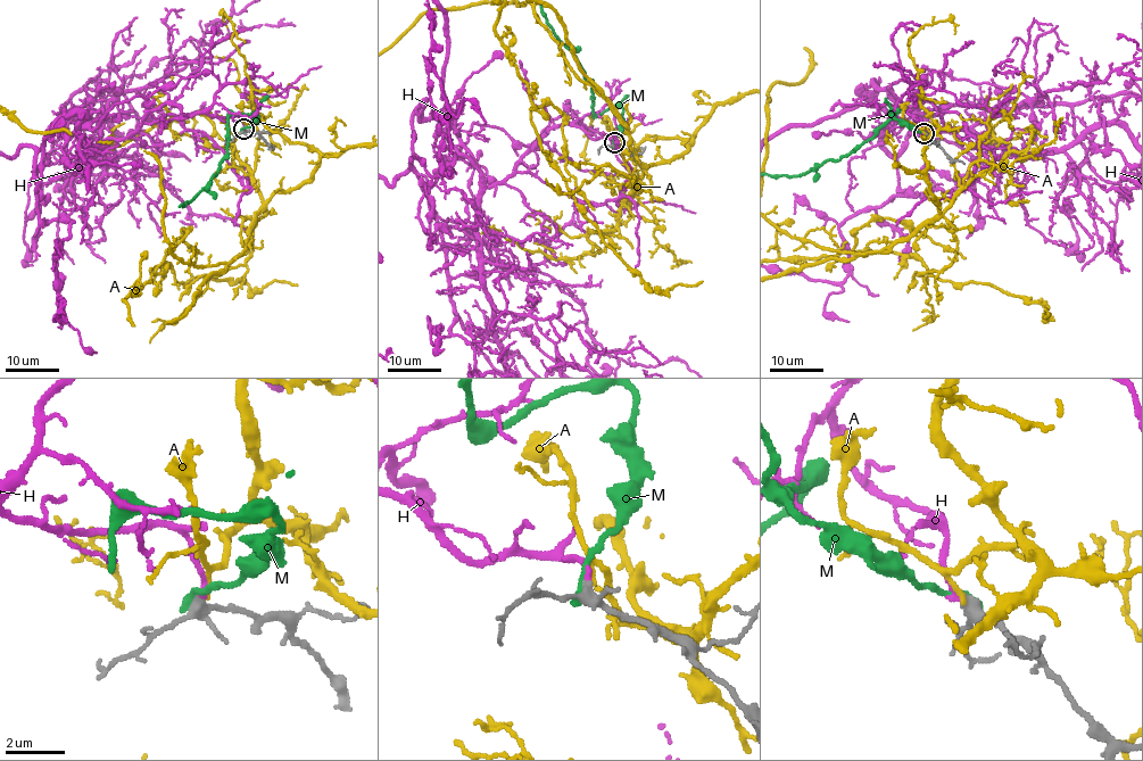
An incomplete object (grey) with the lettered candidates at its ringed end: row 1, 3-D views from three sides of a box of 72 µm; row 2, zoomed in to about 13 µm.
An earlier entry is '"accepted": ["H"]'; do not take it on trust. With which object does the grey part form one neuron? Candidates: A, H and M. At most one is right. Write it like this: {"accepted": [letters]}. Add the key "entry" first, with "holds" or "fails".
{"entry": "holds", "accepted": ["H"]}

